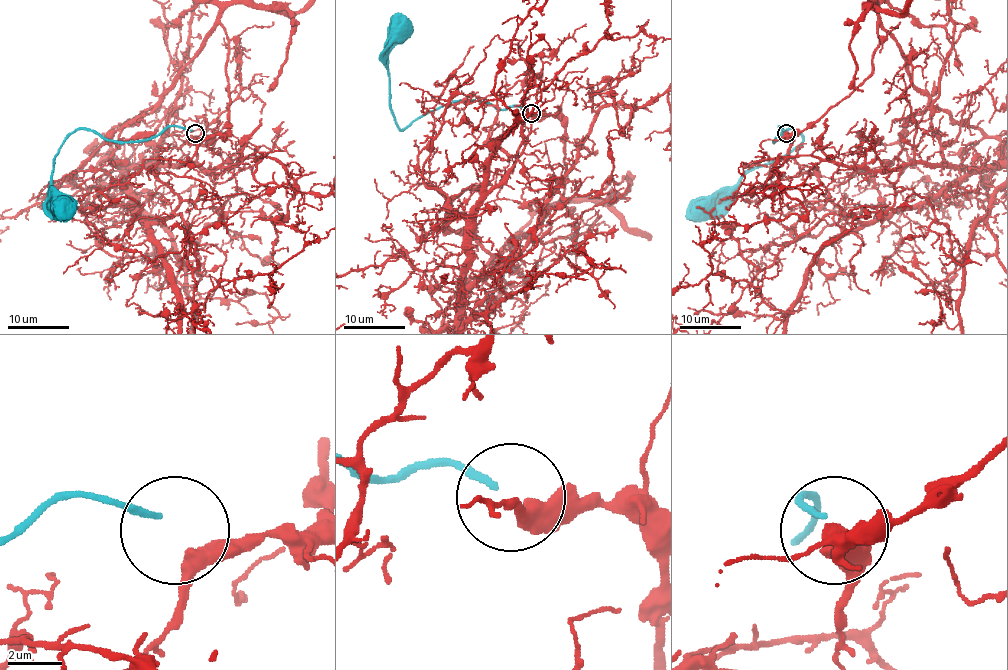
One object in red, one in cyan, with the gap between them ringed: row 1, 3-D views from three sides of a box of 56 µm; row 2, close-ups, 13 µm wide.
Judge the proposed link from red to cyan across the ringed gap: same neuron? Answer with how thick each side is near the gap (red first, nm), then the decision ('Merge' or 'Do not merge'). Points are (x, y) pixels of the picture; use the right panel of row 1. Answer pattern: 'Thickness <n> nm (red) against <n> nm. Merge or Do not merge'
Thickness 480 nm (red) against 240 nm. Do not merge

